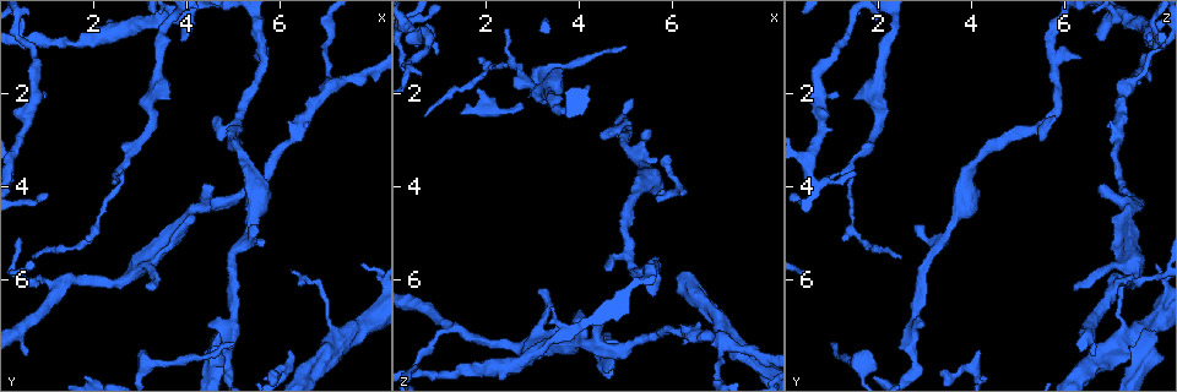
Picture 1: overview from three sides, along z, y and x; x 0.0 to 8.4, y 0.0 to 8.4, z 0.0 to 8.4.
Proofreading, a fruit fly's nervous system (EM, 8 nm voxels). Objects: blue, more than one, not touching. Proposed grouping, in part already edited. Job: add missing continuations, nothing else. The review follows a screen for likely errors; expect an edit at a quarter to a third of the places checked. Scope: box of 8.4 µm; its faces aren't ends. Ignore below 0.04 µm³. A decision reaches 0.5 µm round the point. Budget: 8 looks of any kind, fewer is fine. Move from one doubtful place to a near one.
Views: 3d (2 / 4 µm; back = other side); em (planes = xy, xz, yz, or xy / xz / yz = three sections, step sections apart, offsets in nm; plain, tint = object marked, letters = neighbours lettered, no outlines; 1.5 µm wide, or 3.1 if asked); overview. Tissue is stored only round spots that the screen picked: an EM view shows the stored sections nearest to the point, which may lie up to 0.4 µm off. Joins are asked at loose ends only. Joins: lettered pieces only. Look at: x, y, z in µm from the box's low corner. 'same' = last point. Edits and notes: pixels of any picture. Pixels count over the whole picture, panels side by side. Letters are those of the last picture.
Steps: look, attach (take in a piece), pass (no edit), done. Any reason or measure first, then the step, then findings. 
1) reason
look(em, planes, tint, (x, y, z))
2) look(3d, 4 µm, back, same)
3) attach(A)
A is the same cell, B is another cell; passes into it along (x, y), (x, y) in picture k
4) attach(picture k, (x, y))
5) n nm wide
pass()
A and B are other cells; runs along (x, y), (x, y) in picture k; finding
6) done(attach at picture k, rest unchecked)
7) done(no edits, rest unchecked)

branch stops here
look(3d, 2 µm, (4.55, 7.00, 2.85))

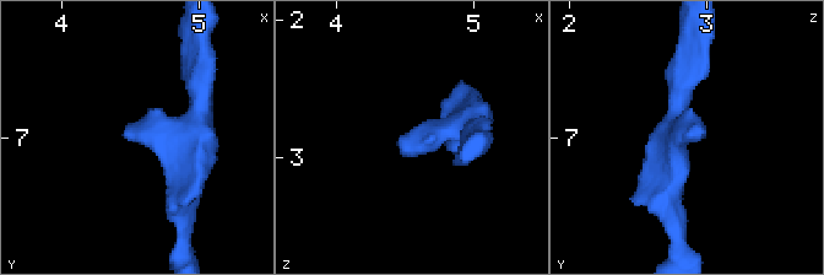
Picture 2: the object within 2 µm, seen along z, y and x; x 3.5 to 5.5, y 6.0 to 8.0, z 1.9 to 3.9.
look(em, planes, letters, (4.48, 7.04, 2.92))

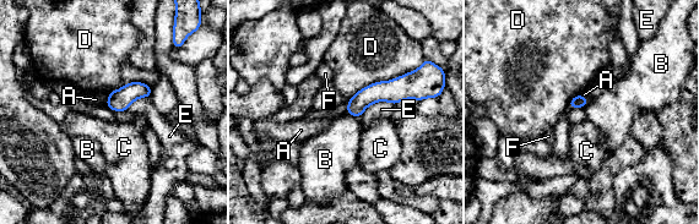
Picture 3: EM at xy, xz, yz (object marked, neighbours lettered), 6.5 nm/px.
pass()
A, B, C, D, E and F are other cells; no lettered piece goes on from it

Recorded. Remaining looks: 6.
end of a long branch
look(3d, 2 µm, (4.85, 7.10, 7.65))

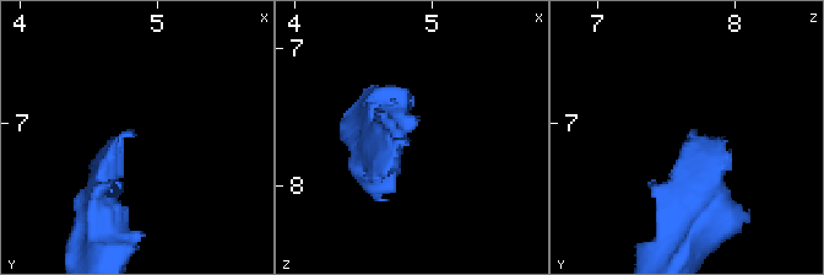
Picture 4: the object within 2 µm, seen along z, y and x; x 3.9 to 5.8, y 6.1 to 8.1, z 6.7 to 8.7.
need the tissue
look(em, yz, step 8, tint, (4.82, 7.08, 7.66))

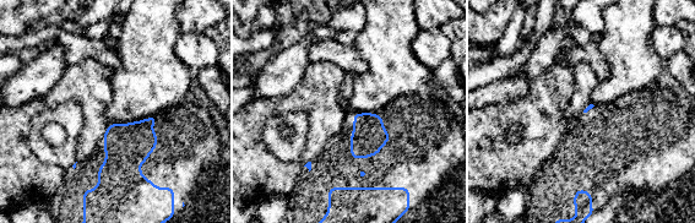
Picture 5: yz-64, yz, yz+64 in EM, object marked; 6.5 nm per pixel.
look(em, planes, letters, same)

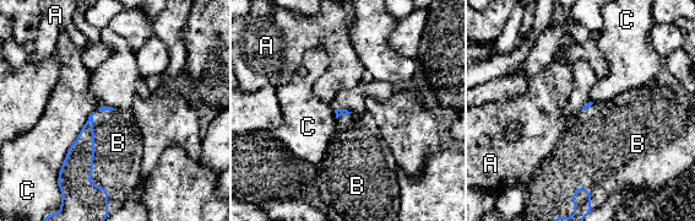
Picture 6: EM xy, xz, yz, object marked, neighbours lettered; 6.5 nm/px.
attach(B)
B is the same cell, A and C are other cells; passes into it along (74, 181), (92, 157), (118, 143) in picture 6; it goes on there

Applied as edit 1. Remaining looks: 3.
look(overview)

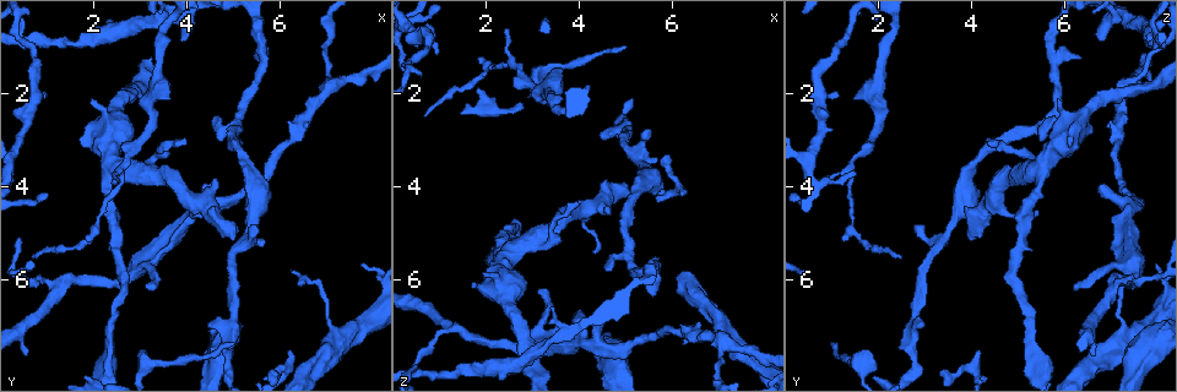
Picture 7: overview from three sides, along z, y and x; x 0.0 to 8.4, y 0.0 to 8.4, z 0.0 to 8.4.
branch stops here
look(em, xy, step 8, tint, (3.15, 6.15, 6.20))

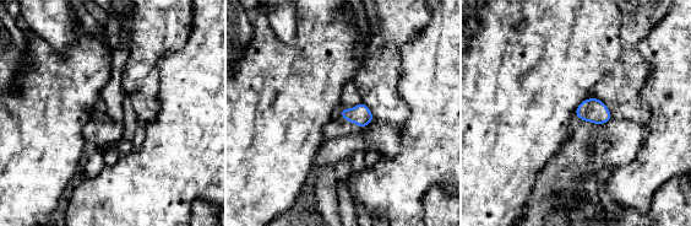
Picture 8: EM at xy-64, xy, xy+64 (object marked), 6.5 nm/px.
cut it another way
look(em, planes, letters, same)

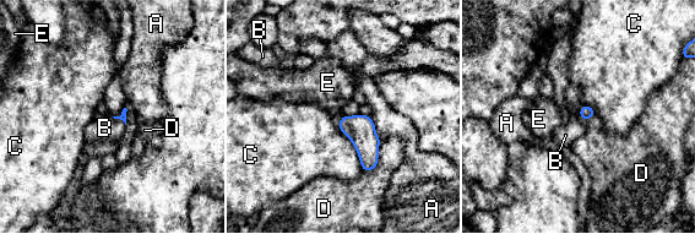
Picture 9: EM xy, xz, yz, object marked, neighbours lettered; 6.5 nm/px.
attach(B)
B is the same cell, A, C, D and E are other cells; passes into it along (123, 116), (119, 118), (104, 128) in picture 9; it goes on there

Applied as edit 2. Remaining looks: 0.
done(attach at picture 6, attach at picture 9, rest unchecked)

